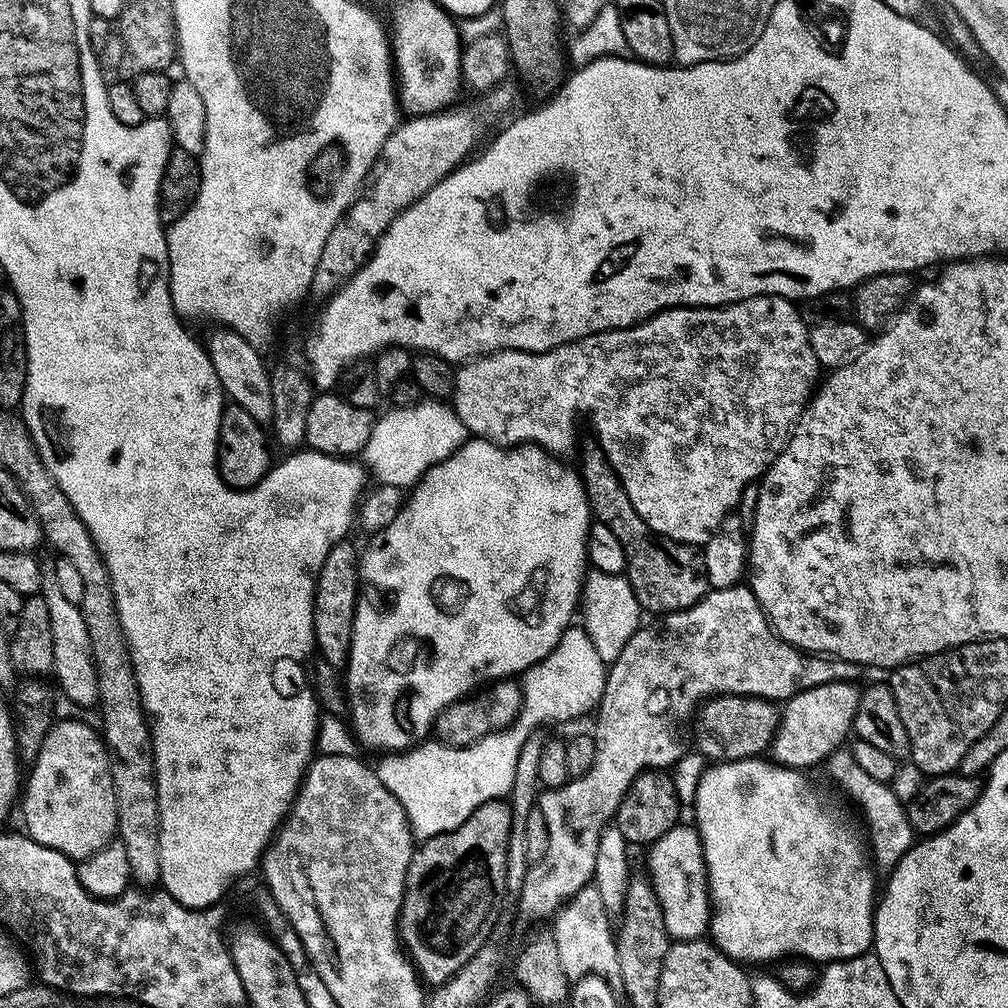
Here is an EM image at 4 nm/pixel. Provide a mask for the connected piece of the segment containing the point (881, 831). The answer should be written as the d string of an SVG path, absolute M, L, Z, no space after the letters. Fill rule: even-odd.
M837 750L828 757L826 761L828 772L832 780L860 807L864 820L868 823L867 839L870 841L870 852L874 857L874 864L877 869L895 868L899 860L903 858L914 843L914 833L905 805L894 795L888 784L878 782L866 774L858 762L854 762L851 751ZM872 839L872 840L871 840ZM876 855L876 856L875 856Z

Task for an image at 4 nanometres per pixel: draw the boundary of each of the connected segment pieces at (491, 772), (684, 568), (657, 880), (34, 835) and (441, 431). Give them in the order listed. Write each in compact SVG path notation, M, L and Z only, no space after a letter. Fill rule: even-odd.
M569 626L560 635L552 653L523 673L520 713L507 728L491 732L473 744L465 744L463 748L454 748L443 742L421 742L402 752L381 755L380 765L376 764L374 768L377 778L404 808L413 837L426 841L432 836L454 830L462 826L462 822L466 822L466 818L470 818L478 806L507 797L516 781L518 754L526 738L533 735L534 730L540 729L538 727L542 724L552 724L555 720L576 720L583 712L591 713L599 705L605 679L606 666L602 658L598 658L598 650L594 650L587 632L583 627Z
M591 443L584 449L579 449L580 464L578 463L580 478L584 481L584 489L588 495L588 506L595 523L610 526L610 530L614 530L618 542L624 547L626 575L641 609L648 611L649 608L656 612L652 614L663 614L694 606L710 590L701 549L677 540L665 540L648 529L638 510L634 510L599 443Z
M677 826L670 834L662 834L662 838L647 849L647 875L660 903L669 937L676 942L701 939L710 928L710 891L704 846L695 827L684 827Z
M57 719L31 764L32 773L27 773L22 788L22 828L29 838L66 854L74 862L113 843L117 830L112 761L97 729L95 732L80 720Z
M424 398L416 405L389 409L381 420L379 417L373 423L362 453L363 467L371 475L373 472L380 484L411 490L435 464L450 458L470 439L468 427L447 403Z

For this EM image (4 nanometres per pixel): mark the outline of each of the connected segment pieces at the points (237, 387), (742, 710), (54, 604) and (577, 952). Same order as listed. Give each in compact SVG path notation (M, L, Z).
M227 326L217 327L206 339L208 357L214 362L214 371L218 373L218 382L222 382L224 395L231 403L242 406L254 422L271 425L274 414L274 398L272 397L272 377L269 365L264 365L261 349L256 348L242 334L238 334Z
M713 696L701 704L696 712L696 748L708 762L751 760L769 751L778 723L778 708L773 701L754 696Z
M41 559L39 563L42 572L39 595L44 597L46 610L50 614L50 638L52 639L50 668L53 673L56 671L55 683L59 691L61 693L64 691L74 703L81 704L84 708L90 707L91 704L93 707L98 700L96 663L92 660L90 636L86 634L86 622L82 622L80 605L69 602L58 590L58 581L54 578L53 561Z
M595 885L584 887L553 917L552 933L557 943L562 970L570 982L588 975L603 977L615 990L621 989L621 968L618 966L617 946L613 927L610 928L610 913L602 903Z

